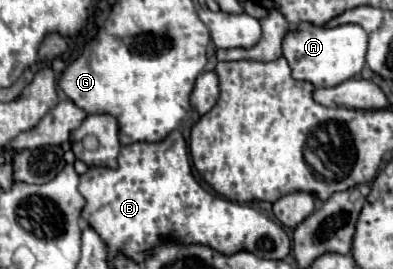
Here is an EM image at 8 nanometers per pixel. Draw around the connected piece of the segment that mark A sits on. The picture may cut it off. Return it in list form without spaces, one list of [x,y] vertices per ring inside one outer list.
[[[301,22],[293,32],[283,38],[283,56],[287,58],[293,78],[307,80],[315,88],[331,88],[349,78],[359,76],[365,66],[367,54],[367,34],[357,24],[341,24],[335,28],[315,26],[309,22]]]

